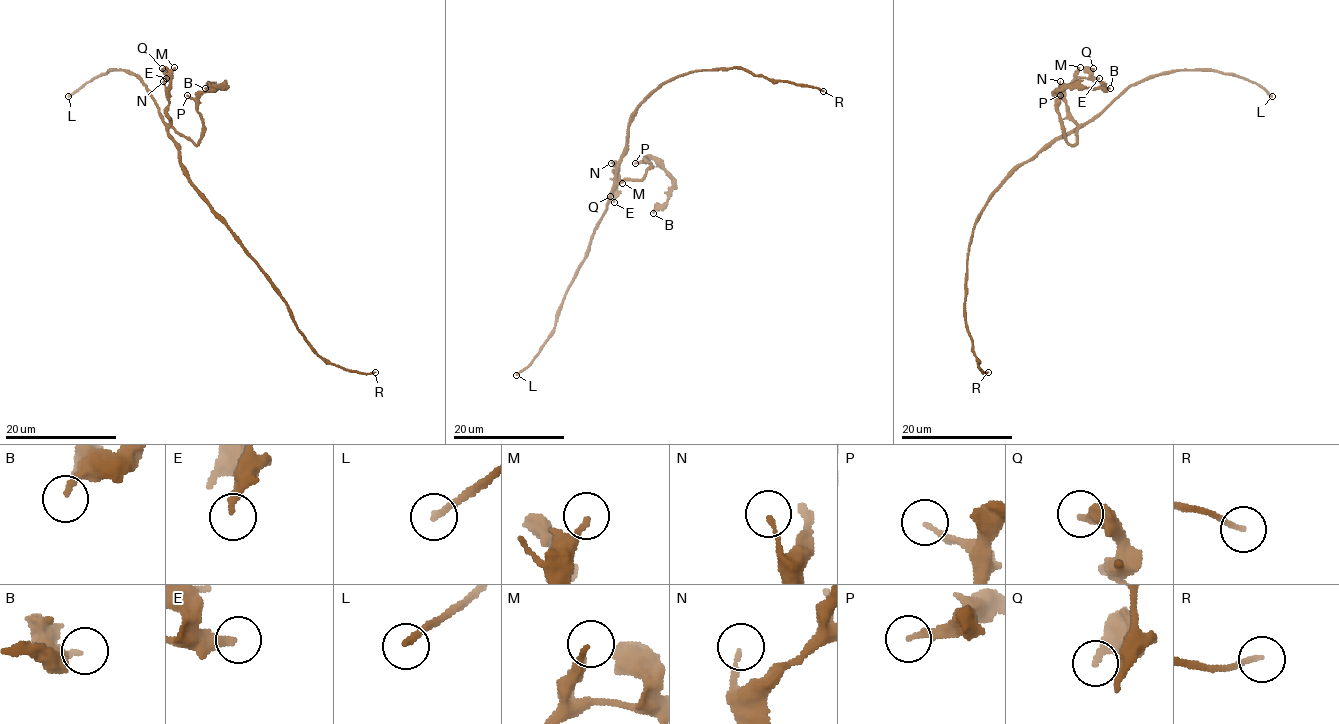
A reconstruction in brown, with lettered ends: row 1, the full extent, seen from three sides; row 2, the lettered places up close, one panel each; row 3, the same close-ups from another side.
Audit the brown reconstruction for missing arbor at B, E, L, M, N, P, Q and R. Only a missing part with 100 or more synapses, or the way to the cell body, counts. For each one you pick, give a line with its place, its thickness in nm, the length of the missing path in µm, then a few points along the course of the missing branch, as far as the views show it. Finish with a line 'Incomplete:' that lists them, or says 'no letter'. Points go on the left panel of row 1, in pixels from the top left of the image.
L: place (68, 96); calibre 220 nm; missing 130 µm
Incomplete: L

